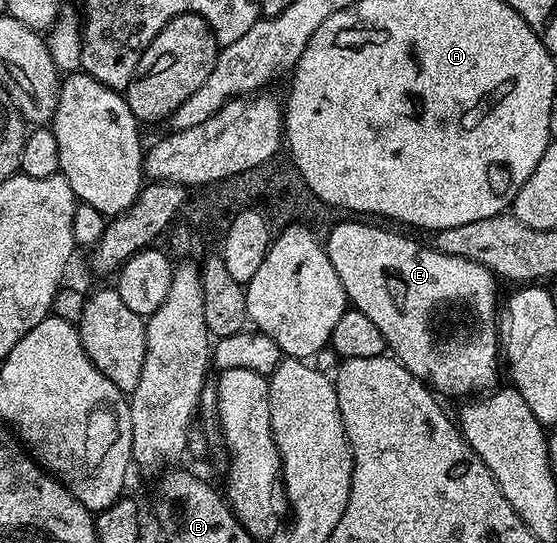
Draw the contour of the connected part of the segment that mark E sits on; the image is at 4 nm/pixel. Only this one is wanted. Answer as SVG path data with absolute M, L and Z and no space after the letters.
M350 219L354 221L342 221L339 225L334 225L330 229L330 234L324 237L324 248L332 267L336 267L336 275L340 275L340 283L346 292L347 302L353 308L359 309L384 335L389 352L393 354L414 377L419 377L426 382L427 386L435 394L446 397L469 398L471 395L482 395L493 390L499 384L498 365L500 369L500 338L498 336L498 323L500 320L500 297L498 301L498 285L493 273L485 269L480 263L469 261L467 257L457 257L456 255L444 255L433 247L425 249L422 245L417 245L410 237L401 237L398 233L389 233L386 229L381 229L378 225L365 225L365 220Z

